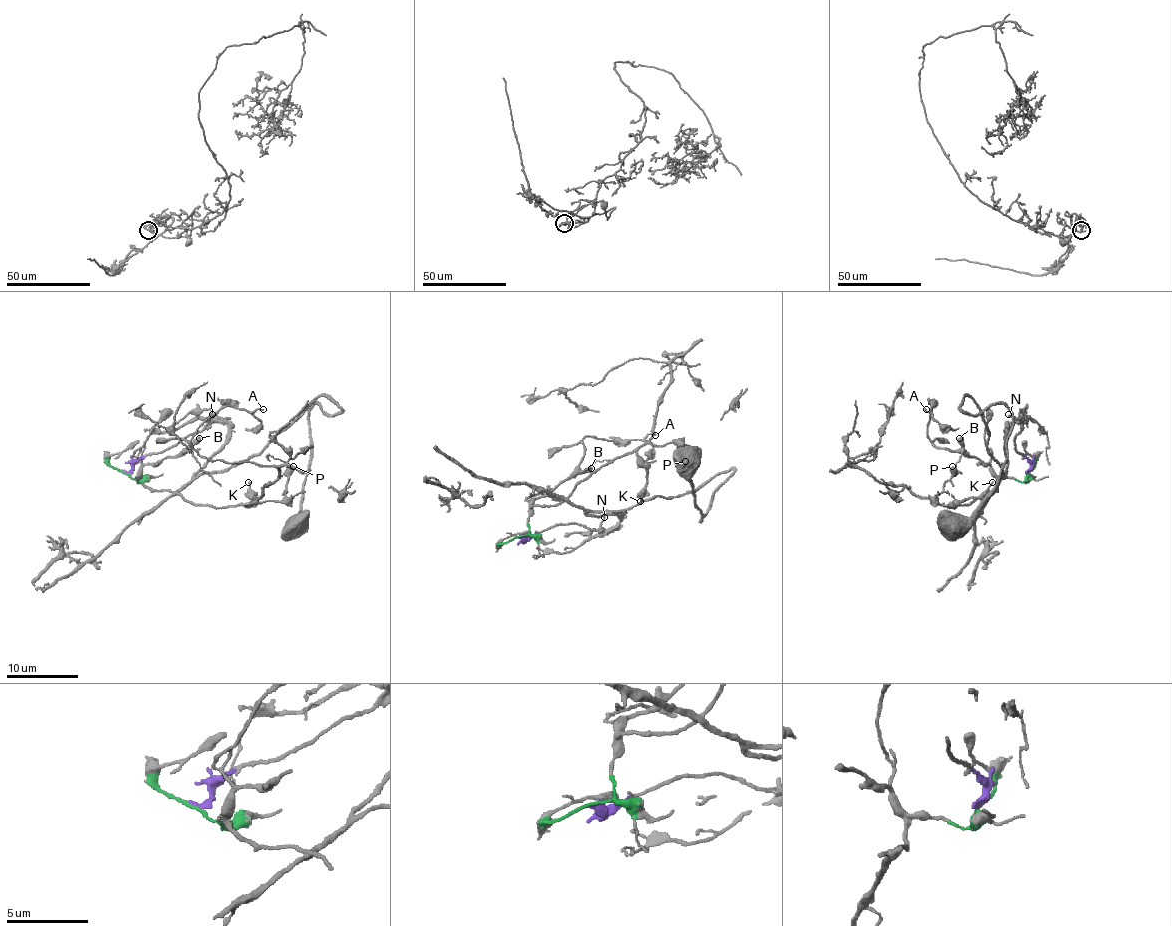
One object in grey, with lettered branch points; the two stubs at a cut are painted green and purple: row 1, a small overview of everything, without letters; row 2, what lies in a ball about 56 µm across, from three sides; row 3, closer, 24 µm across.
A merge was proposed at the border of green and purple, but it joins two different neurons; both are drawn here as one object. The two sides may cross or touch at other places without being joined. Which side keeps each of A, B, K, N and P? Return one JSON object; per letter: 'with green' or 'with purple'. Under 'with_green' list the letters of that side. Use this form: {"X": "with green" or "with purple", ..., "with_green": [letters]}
{"A": "with green", "B": "with green", "K": "with green", "N": "with purple", "P": "with green", "with_green": ["A", "B", "K", "P"]}

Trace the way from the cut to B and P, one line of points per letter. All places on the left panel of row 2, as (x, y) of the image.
B: (125, 473), (137, 482), (137, 475), (146, 464), (157, 464), (182, 453), (199, 437)
P: (125, 473), (146, 487), (178, 492), (192, 503), (233, 507), (253, 501), (280, 501), (285, 496), (294, 466)

